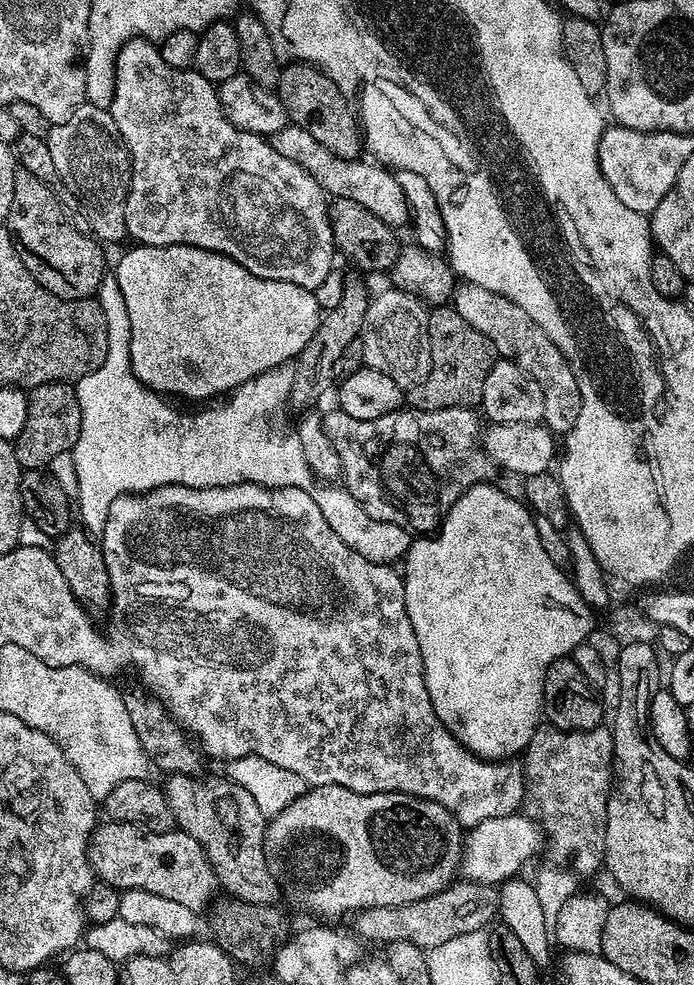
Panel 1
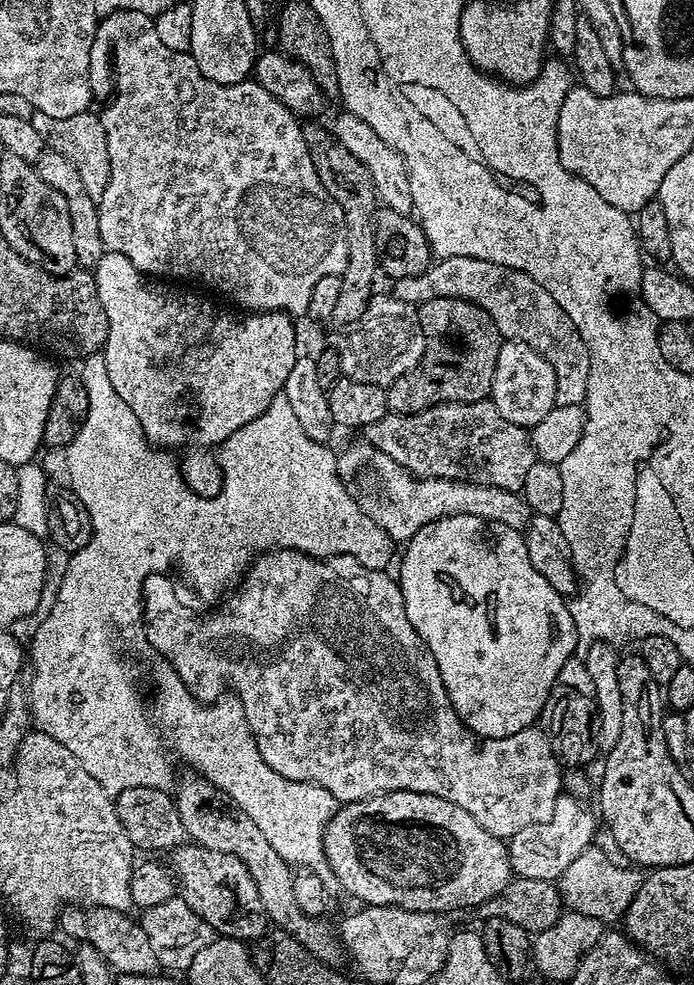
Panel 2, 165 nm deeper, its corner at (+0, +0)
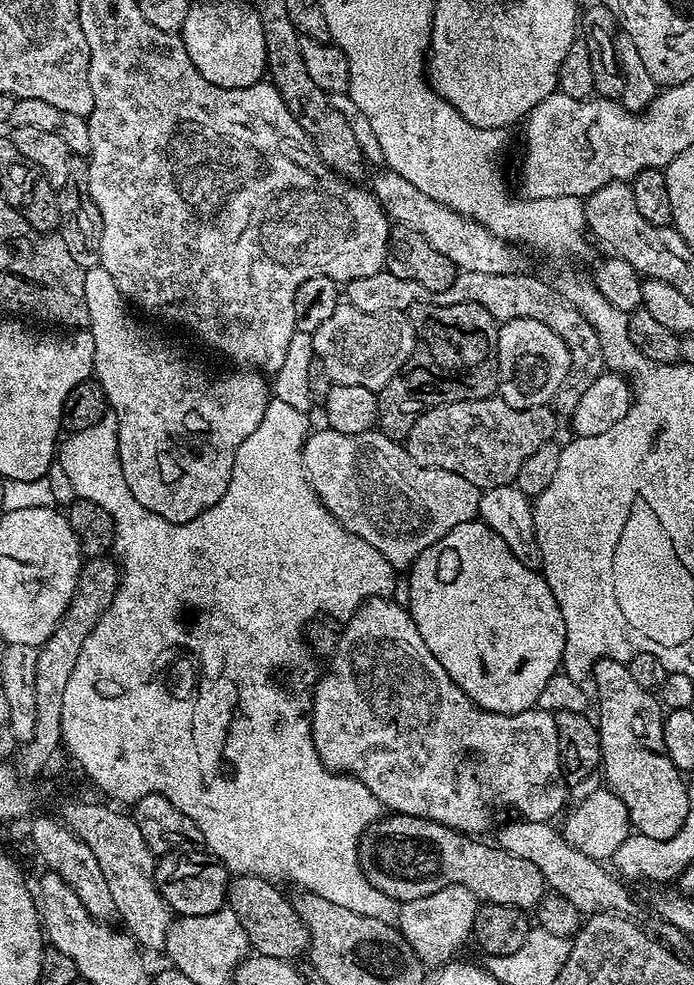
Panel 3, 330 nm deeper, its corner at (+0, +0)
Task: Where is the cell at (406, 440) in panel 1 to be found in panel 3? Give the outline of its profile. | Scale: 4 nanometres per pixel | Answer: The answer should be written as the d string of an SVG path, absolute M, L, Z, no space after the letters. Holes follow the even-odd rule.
M499 398L459 400L423 412L407 434L406 447L418 466L450 470L483 490L513 483L522 462L538 446L557 439L556 423L558 417L548 406L515 408Z

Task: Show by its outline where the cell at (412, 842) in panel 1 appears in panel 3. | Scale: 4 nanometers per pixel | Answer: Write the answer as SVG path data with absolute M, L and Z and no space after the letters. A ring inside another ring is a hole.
M384 814L362 834L360 865L368 881L378 890L382 890L382 894L397 902L426 898L426 894L434 894L451 884L464 884L466 890L470 890L470 894L476 896L477 901L486 904L509 904L525 910L535 909L546 894L542 870L538 870L534 862L526 862L526 858L518 858L507 852L505 848L493 846L491 843L483 844L480 840L483 839L473 838L450 826L421 816Z

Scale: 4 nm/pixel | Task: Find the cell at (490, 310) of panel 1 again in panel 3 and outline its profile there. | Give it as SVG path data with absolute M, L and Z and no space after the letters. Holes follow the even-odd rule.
M382 271L370 274L370 278L354 278L347 281L346 300L358 310L366 310L366 314L379 312L407 313L414 302L426 302L438 306L454 306L455 304L477 304L486 310L498 322L530 318L534 322L542 322L542 326L550 326L562 342L570 350L570 370L566 378L562 378L562 386L558 386L558 394L553 398L551 407L557 417L570 418L582 394L604 372L604 359L602 358L602 342L598 342L598 334L590 322L564 297L563 291L551 288L544 280L536 276L524 276L523 271L514 274L474 274L473 272L460 272L449 288L441 292L426 290L426 286L418 286L418 282L410 282L406 278L398 278L398 274Z

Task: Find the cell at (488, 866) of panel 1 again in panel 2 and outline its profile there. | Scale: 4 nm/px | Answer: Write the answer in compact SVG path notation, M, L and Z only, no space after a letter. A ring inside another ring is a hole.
M561 794L554 806L554 814L546 822L538 822L534 826L526 826L526 830L518 830L507 841L508 857L512 863L512 871L522 878L538 878L539 880L559 881L560 875L582 854L582 850L593 847L598 820L587 808L583 799Z

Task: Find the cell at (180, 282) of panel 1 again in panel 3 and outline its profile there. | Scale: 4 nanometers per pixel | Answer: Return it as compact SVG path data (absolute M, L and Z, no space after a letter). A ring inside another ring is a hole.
M104 268L87 269L84 285L88 328L94 338L92 371L116 418L118 454L126 486L130 486L130 494L134 494L146 510L175 524L190 522L198 518L198 514L210 510L210 506L226 494L238 446L258 430L258 422L262 422L262 414L266 414L269 381L256 370L232 370L236 372L211 376L206 369L191 364L174 345L156 344L151 330L140 324L141 317L133 311Z

